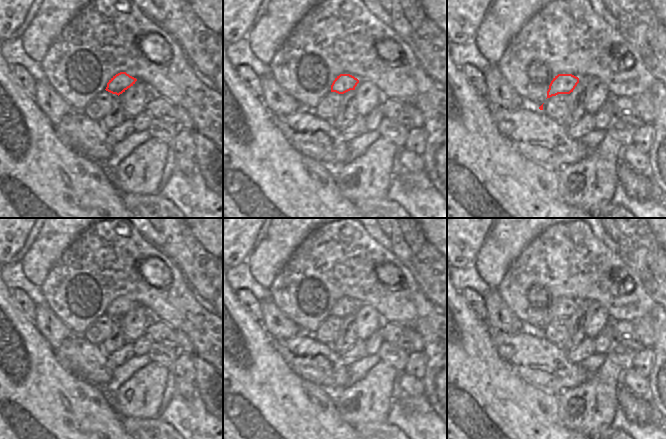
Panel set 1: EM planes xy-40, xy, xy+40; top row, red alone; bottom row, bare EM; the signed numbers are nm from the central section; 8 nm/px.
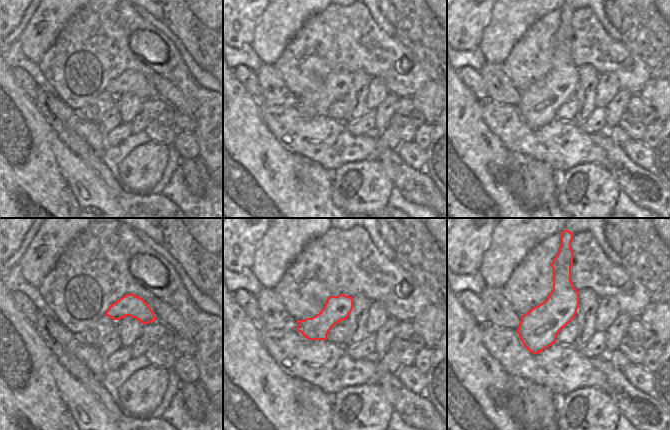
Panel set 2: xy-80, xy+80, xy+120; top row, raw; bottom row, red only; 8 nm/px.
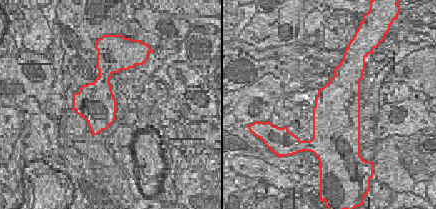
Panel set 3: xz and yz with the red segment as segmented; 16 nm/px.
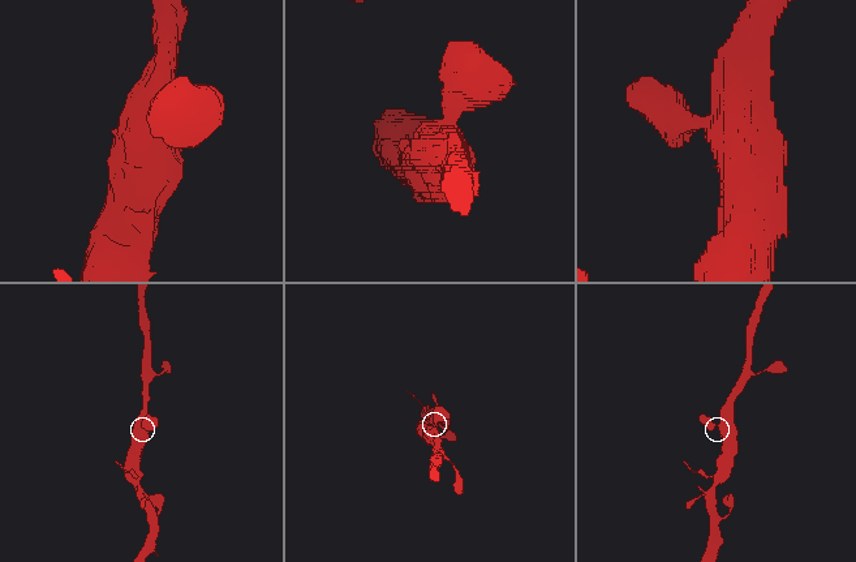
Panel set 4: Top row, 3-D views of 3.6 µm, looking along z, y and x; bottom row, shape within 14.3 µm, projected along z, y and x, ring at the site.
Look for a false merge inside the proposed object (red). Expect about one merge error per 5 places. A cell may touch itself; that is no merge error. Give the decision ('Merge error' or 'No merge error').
No merge error.

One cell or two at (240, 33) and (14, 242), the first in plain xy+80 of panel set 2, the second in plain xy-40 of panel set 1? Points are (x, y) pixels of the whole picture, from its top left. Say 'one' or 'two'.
one

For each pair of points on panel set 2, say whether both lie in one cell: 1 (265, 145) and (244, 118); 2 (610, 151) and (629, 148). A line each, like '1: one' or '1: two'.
1: one
2: two

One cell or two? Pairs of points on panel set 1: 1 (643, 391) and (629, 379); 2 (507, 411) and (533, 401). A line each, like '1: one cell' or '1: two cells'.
1: one cell
2: one cell

